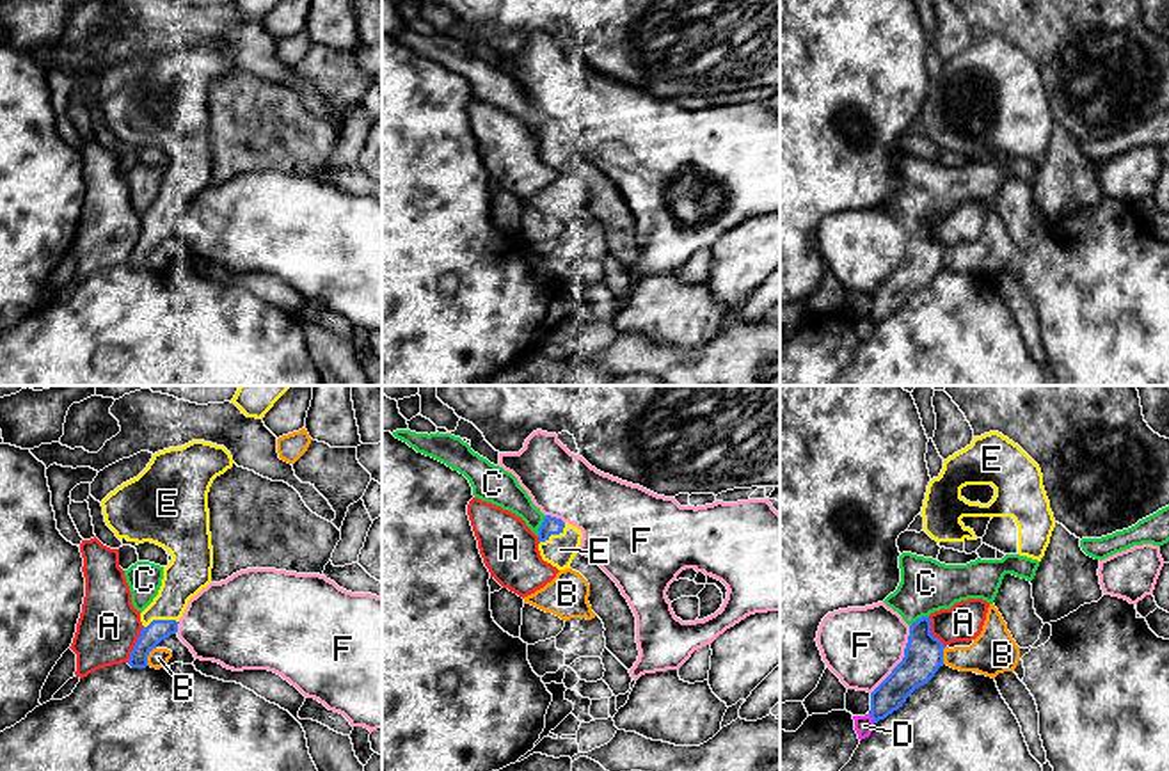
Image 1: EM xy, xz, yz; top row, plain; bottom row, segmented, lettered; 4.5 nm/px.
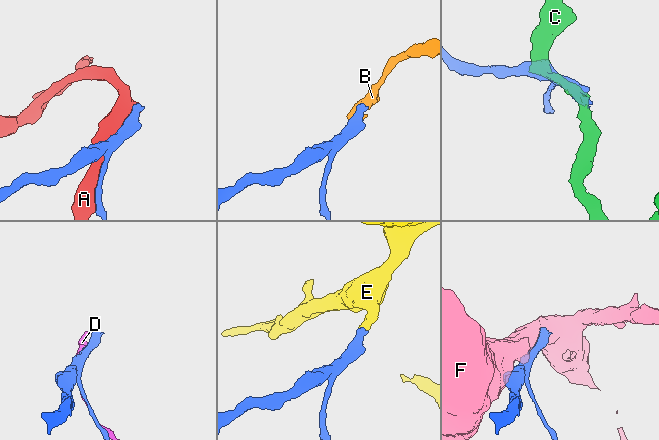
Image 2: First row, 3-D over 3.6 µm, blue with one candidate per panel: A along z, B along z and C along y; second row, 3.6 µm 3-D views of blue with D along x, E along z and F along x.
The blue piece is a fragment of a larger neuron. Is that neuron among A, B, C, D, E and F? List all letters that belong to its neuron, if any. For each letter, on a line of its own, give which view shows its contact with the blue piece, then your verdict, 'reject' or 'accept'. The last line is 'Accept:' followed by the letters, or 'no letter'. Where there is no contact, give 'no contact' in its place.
A: contact in xy; reject
B: contact in xy; reject
C: contact in xz; reject
D: contact in yz; reject
E: contact in xy; accept
F: contact in yz; reject
Accept: E

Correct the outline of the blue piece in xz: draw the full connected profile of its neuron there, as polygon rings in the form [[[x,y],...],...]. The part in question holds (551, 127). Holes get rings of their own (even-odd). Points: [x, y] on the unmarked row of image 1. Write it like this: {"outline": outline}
{"outline": [[[545,117],[538,130],[538,153],[544,163],[558,172],[570,171],[574,158],[579,155],[583,135],[561,121]]]}

